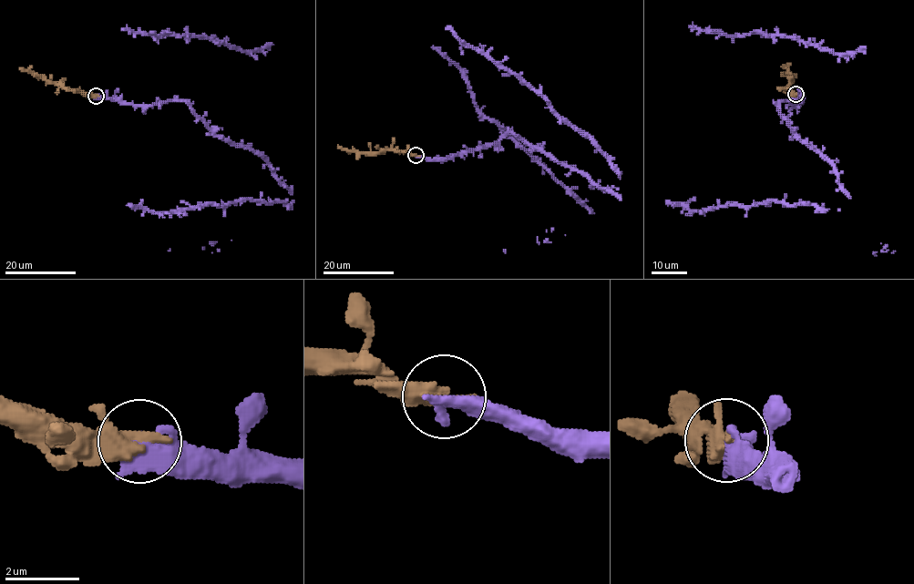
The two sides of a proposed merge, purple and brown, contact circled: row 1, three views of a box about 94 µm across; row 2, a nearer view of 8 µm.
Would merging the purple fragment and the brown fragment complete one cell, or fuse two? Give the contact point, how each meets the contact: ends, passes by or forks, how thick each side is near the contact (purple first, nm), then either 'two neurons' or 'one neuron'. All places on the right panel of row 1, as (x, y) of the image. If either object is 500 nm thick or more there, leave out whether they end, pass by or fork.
place (795, 94); purple passes by; brown passes by; calibres 420 and 360 nm; one neuron

